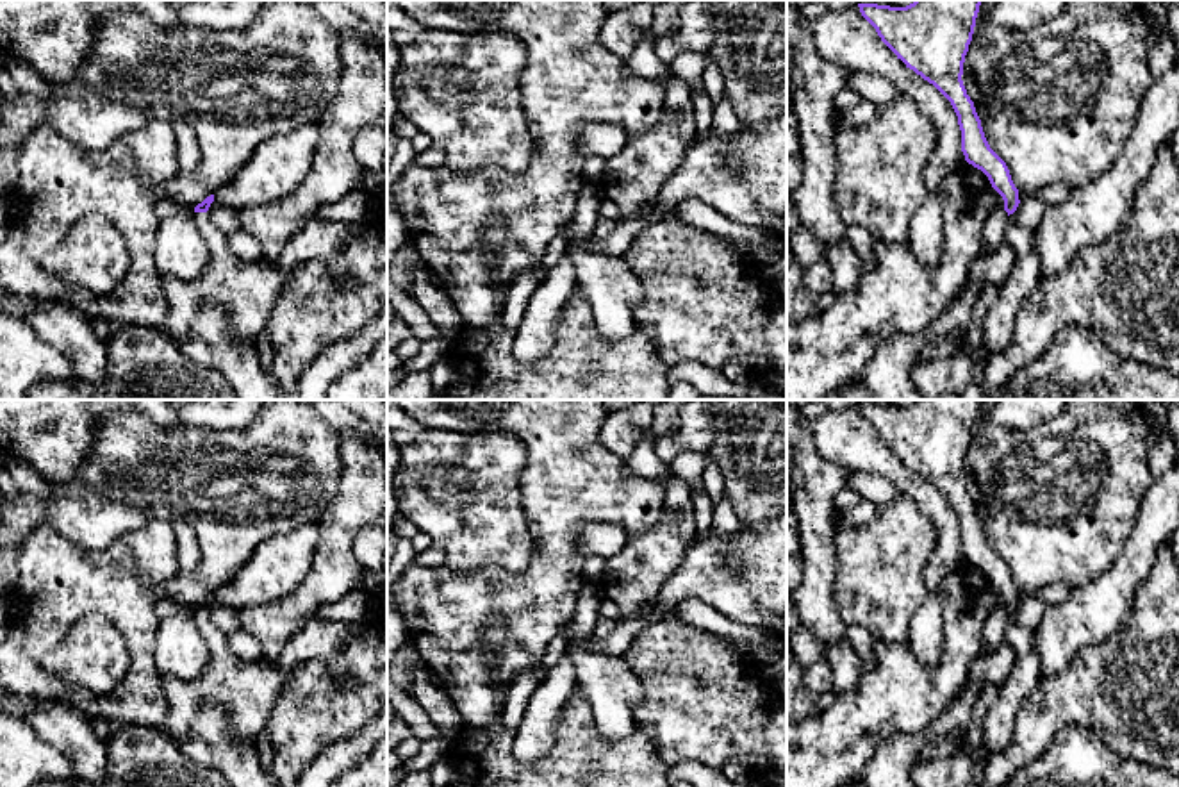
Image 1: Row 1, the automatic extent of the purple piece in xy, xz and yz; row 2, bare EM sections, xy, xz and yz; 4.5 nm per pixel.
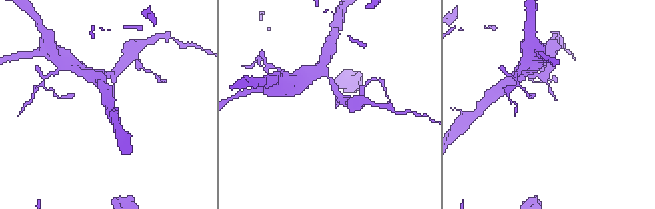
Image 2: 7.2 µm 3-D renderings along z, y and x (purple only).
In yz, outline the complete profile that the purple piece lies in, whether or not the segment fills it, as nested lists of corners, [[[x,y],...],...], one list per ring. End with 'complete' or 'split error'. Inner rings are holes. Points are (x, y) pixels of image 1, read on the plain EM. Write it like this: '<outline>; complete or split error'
[[[915,400],[906,407],[858,403],[862,416],[897,459],[951,501],[965,560],[981,569],[1004,600],[1004,641],[1017,659],[999,698],[983,717],[985,744],[990,753],[1001,753],[1013,742],[1018,710],[1043,676],[1033,630],[1017,621],[1018,589],[1006,562],[990,548],[961,480],[979,405],[981,400]]]; split error

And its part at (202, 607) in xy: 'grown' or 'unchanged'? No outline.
grown

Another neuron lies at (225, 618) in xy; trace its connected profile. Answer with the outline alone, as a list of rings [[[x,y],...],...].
[[[212,601],[207,614],[210,616],[212,623],[227,634],[241,630],[239,610]]]

